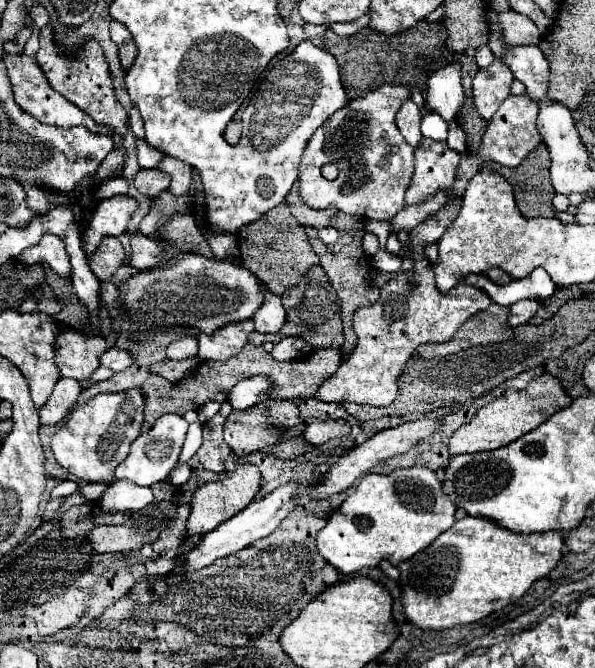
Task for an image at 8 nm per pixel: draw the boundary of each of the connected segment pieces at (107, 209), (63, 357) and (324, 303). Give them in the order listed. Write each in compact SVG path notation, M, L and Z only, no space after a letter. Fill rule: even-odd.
M116 195L98 203L94 219L90 219L88 231L82 235L82 247L86 253L96 251L100 237L122 235L128 229L132 213L138 209L138 201L130 195Z
M56 325L54 359L60 369L60 377L72 377L84 385L98 369L98 357L108 349L108 341L102 335L84 335L68 325Z
M320 265L310 267L298 281L296 287L290 287L282 293L282 305L286 309L286 323L280 329L278 335L262 335L258 331L250 333L250 343L252 345L262 345L266 341L274 339L282 339L286 335L302 335L306 339L310 339L310 343L314 343L314 347L340 347L344 337L342 337L342 321L340 321L340 303L338 303L338 295L334 291L334 287L330 285L326 273L322 271Z

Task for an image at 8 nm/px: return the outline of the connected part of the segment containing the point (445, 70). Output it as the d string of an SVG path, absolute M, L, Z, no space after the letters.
M446 65L436 69L426 81L426 93L423 95L423 113L438 113L444 121L452 121L464 103L462 75L458 65Z

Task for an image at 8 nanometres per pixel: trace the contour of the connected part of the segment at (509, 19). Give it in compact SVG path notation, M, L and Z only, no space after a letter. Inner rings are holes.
M516 11L500 13L500 27L504 31L506 43L510 45L538 45L540 43L540 31L526 15L520 15Z

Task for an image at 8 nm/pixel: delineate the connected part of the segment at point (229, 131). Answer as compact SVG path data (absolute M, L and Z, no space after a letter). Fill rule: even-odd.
M232 121L232 123L226 127L224 139L226 139L230 145L236 145L236 143L240 141L240 133L242 133L242 123L240 123L240 121Z

